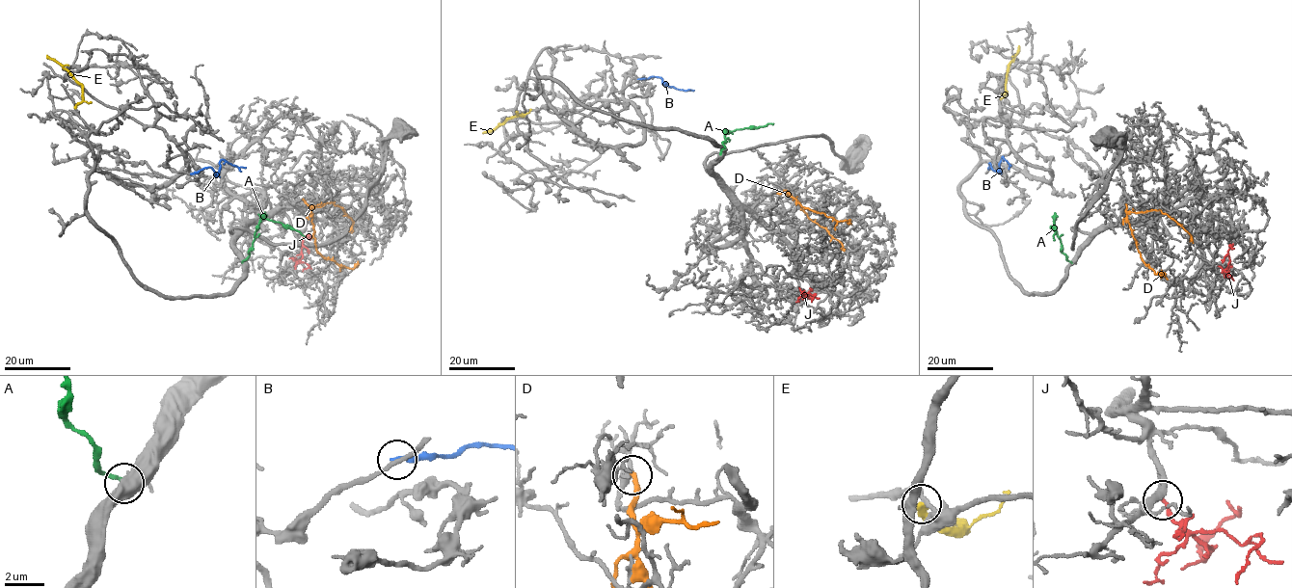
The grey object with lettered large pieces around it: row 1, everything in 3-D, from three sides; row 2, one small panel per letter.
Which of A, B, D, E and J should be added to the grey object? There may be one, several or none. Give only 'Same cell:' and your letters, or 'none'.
Same cell: J

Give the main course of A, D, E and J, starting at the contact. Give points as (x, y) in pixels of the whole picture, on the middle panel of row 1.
A: (720, 154), (724, 147), (725, 132), (773, 123)
D: (777, 194), (788, 193), (805, 207), (839, 222), (848, 220)
E: (517, 111), (523, 115), (510, 118), (494, 129), (482, 132)
J: (799, 287), (806, 297), (813, 299)

